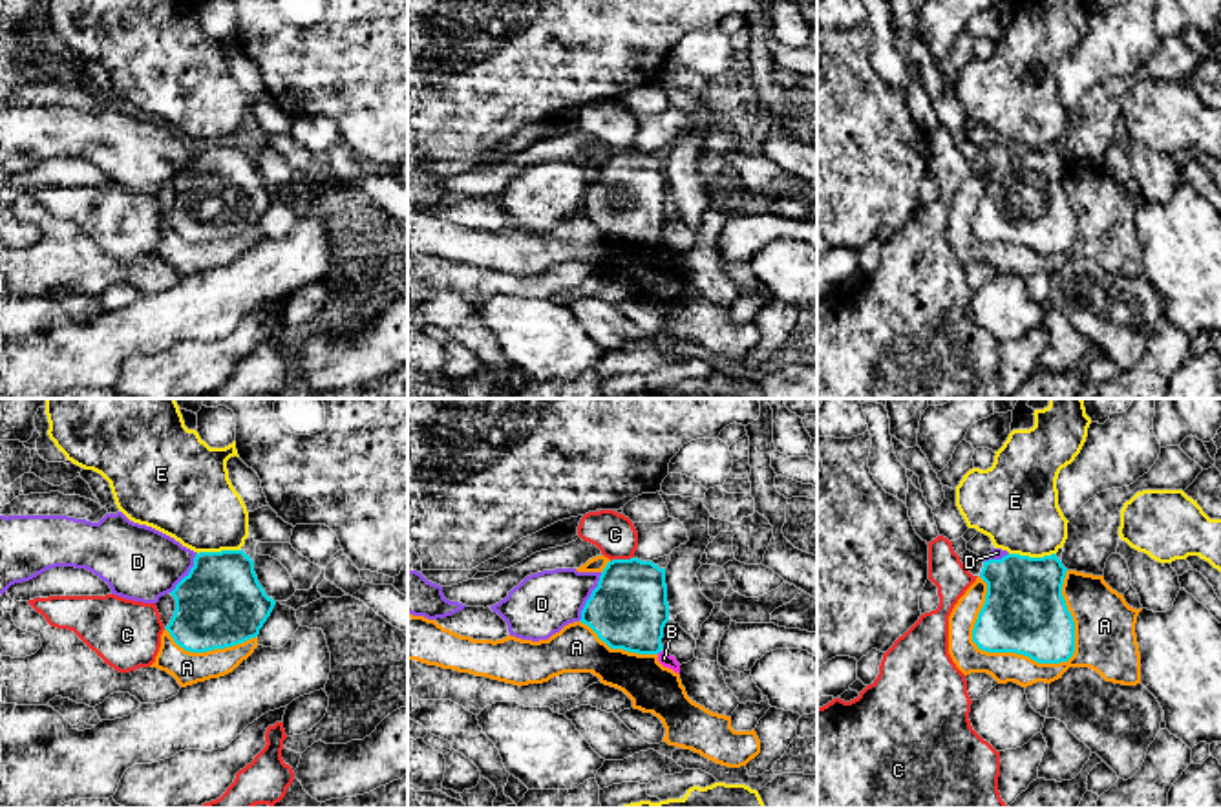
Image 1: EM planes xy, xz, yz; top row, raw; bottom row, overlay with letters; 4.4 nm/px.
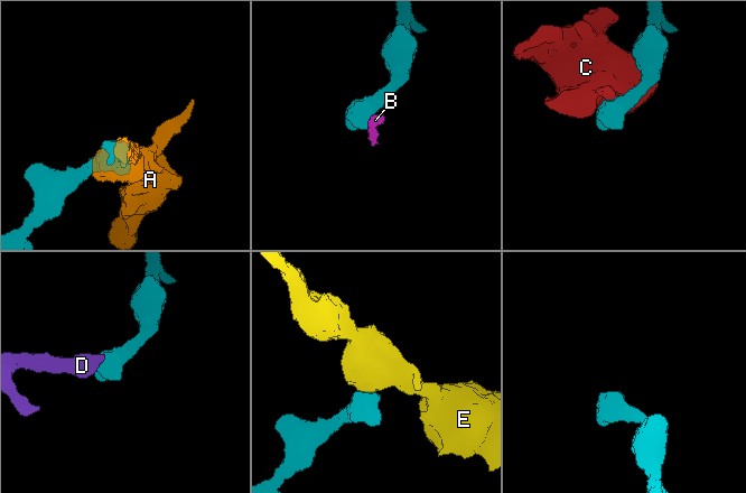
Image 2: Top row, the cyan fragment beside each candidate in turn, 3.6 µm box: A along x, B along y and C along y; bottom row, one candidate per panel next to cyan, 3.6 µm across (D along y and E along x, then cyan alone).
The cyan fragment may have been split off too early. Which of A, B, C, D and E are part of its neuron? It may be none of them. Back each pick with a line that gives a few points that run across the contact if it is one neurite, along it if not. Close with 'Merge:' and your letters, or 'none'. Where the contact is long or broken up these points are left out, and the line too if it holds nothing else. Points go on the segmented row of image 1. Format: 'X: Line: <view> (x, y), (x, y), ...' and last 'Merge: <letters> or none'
D: Line: xz (627, 609), (622, 604), (591, 596), (558, 596), (541, 604)
Merge: D

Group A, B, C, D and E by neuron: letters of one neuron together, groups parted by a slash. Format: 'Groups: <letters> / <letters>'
Groups: A / B / C / D / E

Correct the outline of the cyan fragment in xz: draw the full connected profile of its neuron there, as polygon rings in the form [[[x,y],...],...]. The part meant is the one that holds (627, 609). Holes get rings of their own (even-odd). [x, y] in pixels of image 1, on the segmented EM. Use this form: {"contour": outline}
{"contour": [[[631,558],[612,559],[601,572],[543,570],[526,576],[504,600],[490,609],[506,622],[510,636],[521,640],[548,640],[565,625],[581,622],[610,649],[658,654],[664,649],[664,627],[669,622],[665,569],[653,561]]]}

